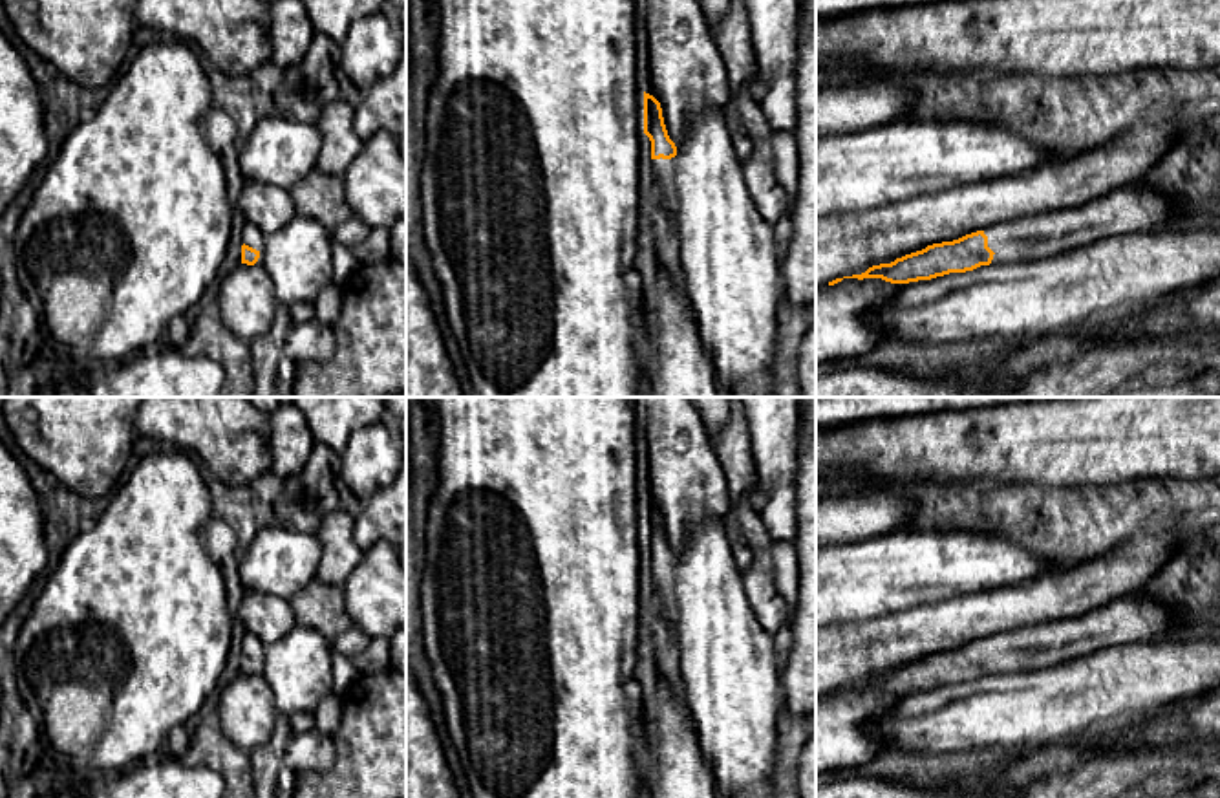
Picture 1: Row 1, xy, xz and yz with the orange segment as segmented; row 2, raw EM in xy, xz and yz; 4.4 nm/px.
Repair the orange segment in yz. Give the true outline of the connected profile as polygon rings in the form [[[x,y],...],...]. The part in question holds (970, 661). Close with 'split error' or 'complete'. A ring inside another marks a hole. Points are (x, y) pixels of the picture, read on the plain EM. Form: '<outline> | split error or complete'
[[[1125,595],[1083,617],[997,633],[843,688],[909,694],[990,674],[1033,672],[1105,648],[1156,642],[1169,628],[1171,615],[1165,606],[1149,595]]] | split error

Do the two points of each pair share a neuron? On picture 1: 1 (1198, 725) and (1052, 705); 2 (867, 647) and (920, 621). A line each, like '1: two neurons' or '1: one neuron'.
1: two neurons
2: one neuron

